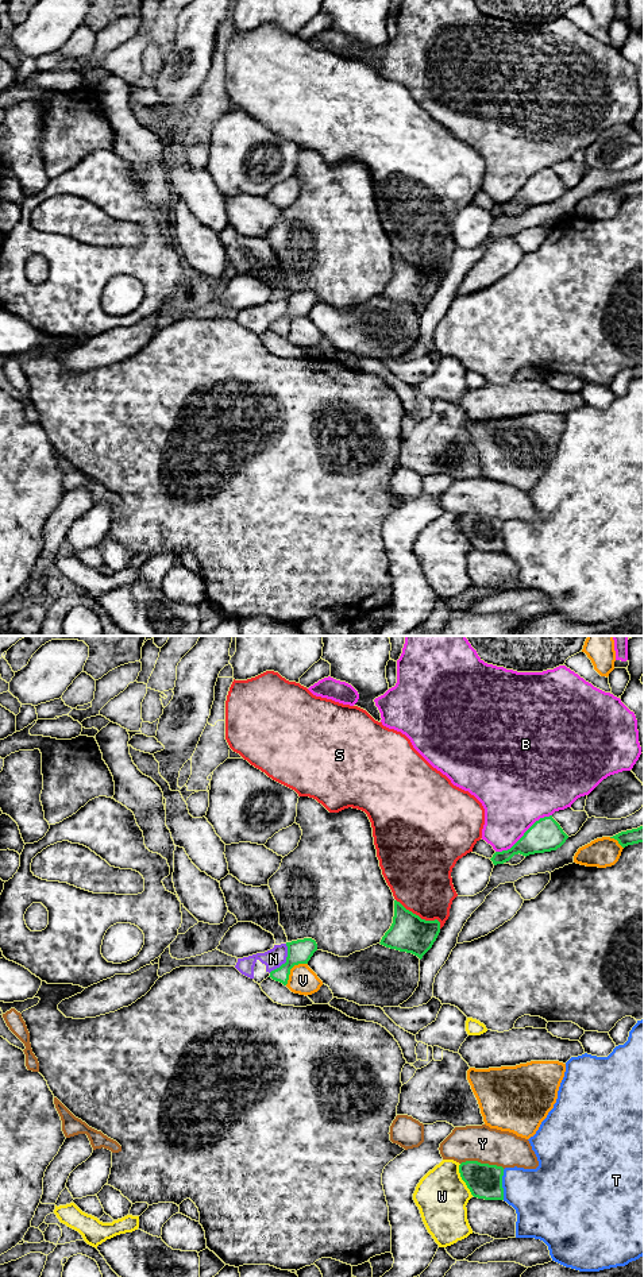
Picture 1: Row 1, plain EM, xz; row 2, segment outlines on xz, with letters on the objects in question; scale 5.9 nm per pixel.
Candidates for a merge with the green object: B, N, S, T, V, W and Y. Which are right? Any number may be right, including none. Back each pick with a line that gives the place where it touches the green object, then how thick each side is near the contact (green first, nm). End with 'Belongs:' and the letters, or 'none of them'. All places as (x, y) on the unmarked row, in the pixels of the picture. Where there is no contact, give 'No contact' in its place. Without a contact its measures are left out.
Belongs: none of them

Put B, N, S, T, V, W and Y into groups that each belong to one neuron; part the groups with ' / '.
B / N V / S / T / W / Y

